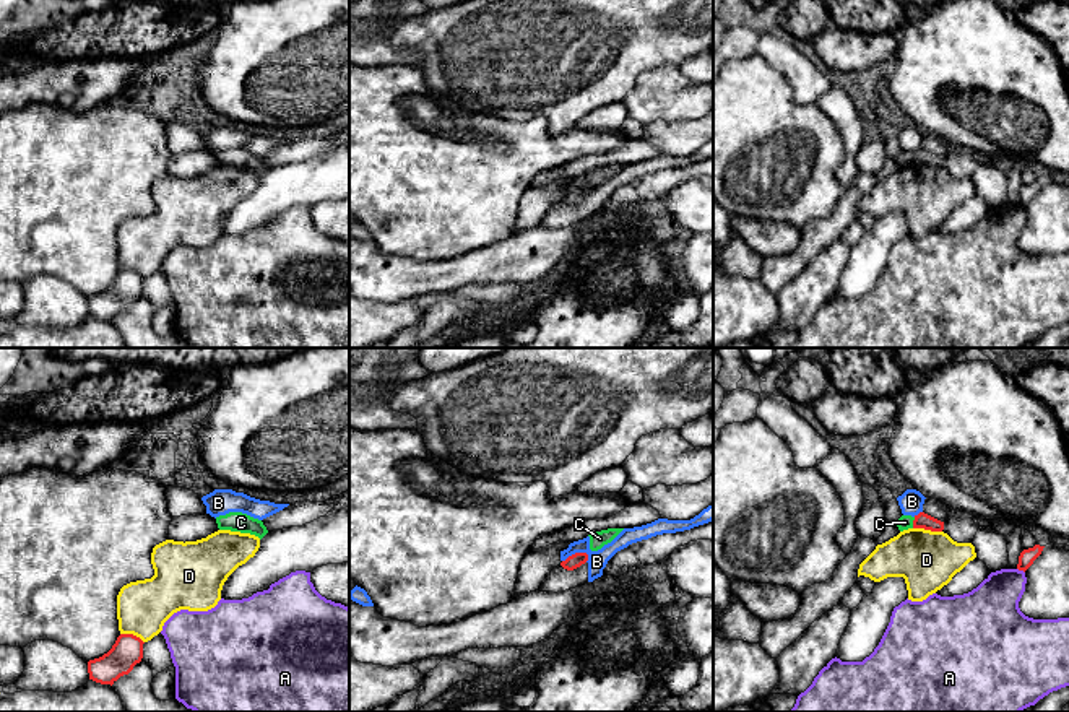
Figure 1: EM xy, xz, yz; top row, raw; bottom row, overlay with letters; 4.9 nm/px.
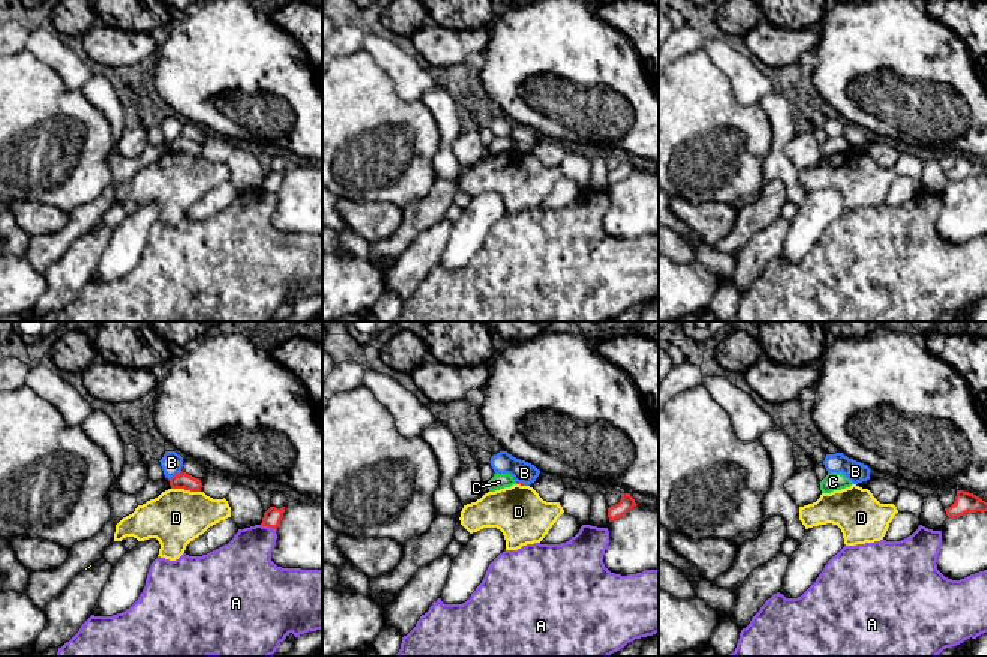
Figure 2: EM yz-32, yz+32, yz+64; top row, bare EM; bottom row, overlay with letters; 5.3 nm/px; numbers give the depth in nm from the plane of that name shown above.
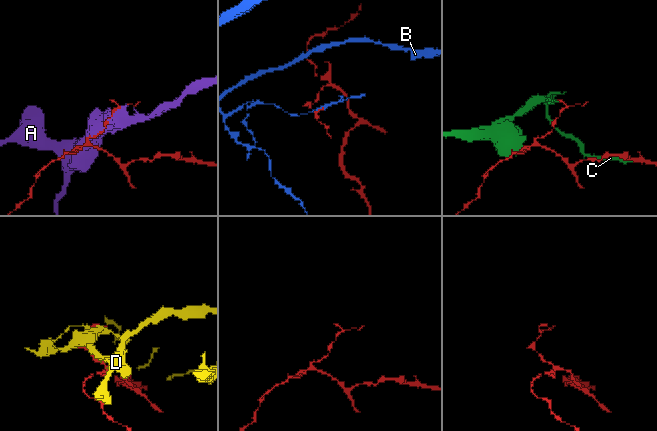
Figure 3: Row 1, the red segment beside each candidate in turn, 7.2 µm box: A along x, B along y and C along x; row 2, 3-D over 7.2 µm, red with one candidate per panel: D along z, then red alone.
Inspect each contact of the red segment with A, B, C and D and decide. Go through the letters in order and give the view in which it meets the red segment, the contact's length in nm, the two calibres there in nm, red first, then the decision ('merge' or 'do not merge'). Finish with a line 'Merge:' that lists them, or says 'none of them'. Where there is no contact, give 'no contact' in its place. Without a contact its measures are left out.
A: contact in yz; length 50 nm; calibres 80 and 280 nm; do not merge
B: contact in xz; length 140 nm; calibres 70 and 100 nm; do not merge
C: contact in yz; length 60 nm; calibres 80 and 70 nm; do not merge
D: contact in yz; length 150 nm; calibres 80 and 300 nm; do not merge
Merge: none of them

